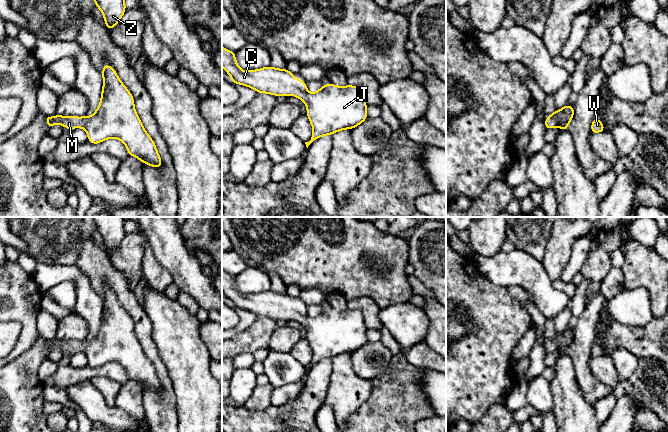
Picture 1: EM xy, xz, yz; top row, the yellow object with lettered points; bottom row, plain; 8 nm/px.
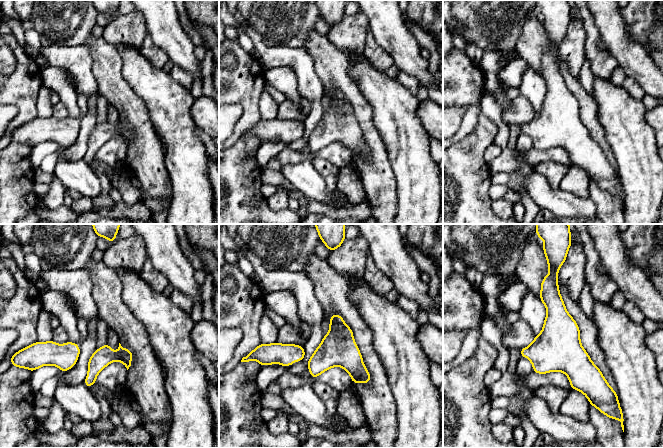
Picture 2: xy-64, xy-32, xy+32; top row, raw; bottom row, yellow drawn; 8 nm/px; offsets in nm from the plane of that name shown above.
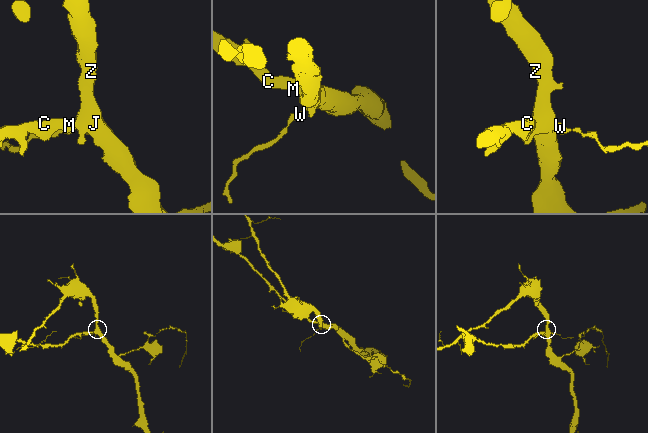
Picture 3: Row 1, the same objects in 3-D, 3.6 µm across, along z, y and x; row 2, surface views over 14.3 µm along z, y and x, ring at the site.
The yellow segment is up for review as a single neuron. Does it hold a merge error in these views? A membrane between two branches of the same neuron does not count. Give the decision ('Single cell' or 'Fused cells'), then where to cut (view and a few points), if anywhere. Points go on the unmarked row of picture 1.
Single cell. No split

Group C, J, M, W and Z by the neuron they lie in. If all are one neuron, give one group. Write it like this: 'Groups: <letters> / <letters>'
Groups: C J M W Z

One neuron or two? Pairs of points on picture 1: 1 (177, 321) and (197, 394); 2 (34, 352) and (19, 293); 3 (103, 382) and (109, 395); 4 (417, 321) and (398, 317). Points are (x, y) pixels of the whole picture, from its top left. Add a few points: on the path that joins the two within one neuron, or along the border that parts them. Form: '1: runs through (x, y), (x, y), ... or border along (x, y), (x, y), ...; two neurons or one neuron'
1: runs through (178, 339), (179, 345), (187, 358), (191, 376); one neuron
2: border along (38, 334), (34, 343), (13, 359); two neurons
3: runs through (105, 385), (109, 392); one neuron
4: runs through (412, 321), (403, 320); one neuron

